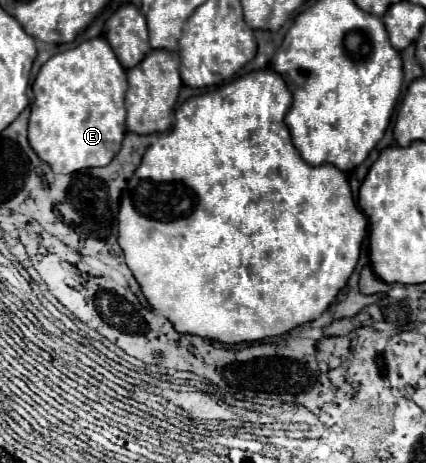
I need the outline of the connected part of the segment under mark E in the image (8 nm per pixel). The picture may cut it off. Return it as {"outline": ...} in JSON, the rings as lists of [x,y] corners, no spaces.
{"outline":[[[98,36],[70,48],[66,52],[54,54],[38,72],[32,92],[32,114],[28,122],[28,140],[32,150],[50,164],[50,168],[58,174],[72,174],[84,168],[106,166],[120,150],[122,138],[126,134],[126,110],[124,110],[124,94],[128,88],[127,71],[120,66],[118,58],[112,54],[108,42]]]}

